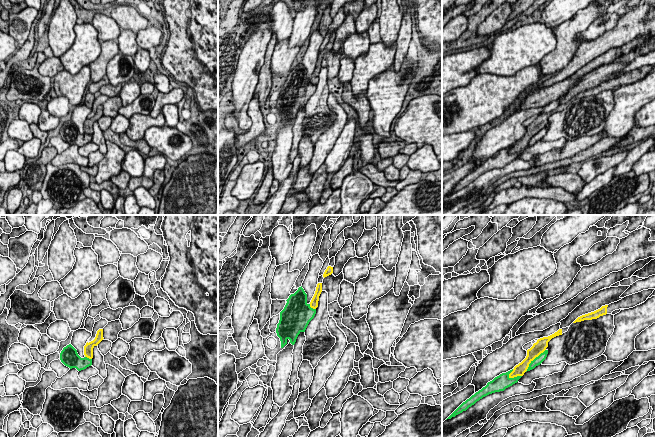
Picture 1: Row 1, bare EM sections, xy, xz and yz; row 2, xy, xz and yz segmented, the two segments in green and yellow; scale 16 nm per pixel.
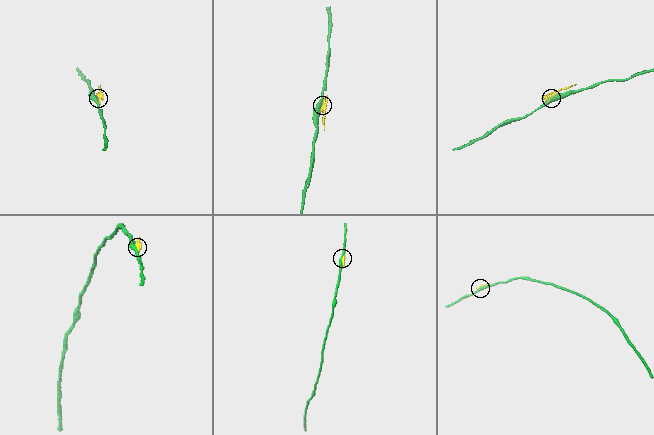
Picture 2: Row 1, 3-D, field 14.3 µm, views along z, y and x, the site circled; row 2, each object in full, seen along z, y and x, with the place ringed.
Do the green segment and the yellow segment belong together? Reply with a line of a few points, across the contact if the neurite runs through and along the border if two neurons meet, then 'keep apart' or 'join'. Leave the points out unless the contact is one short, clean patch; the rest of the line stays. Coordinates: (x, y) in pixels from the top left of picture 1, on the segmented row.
keep apart

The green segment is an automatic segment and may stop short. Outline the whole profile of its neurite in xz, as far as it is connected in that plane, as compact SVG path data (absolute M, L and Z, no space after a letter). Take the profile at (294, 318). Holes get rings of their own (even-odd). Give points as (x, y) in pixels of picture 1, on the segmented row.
M302 286L286 301L284 309L280 312L280 320L276 328L281 348L288 343L288 339L289 343L294 345L298 335L305 332L309 322L316 314L316 309L311 308L307 303L307 294Z

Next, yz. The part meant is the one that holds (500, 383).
M513 369L506 373L502 373L499 376L495 377L492 381L488 382L485 387L483 387L481 390L476 392L465 402L463 402L447 419L451 419L452 417L455 417L456 415L462 413L463 411L466 411L469 407L474 405L477 401L479 401L483 397L495 392L504 391L506 388L517 383L522 376L510 378L509 374L512 371Z

